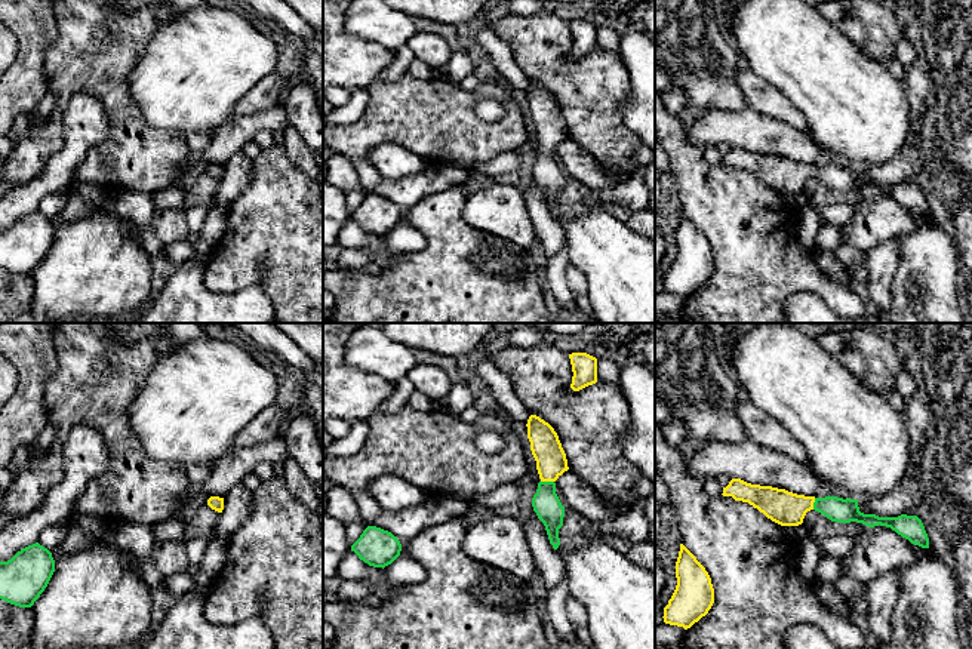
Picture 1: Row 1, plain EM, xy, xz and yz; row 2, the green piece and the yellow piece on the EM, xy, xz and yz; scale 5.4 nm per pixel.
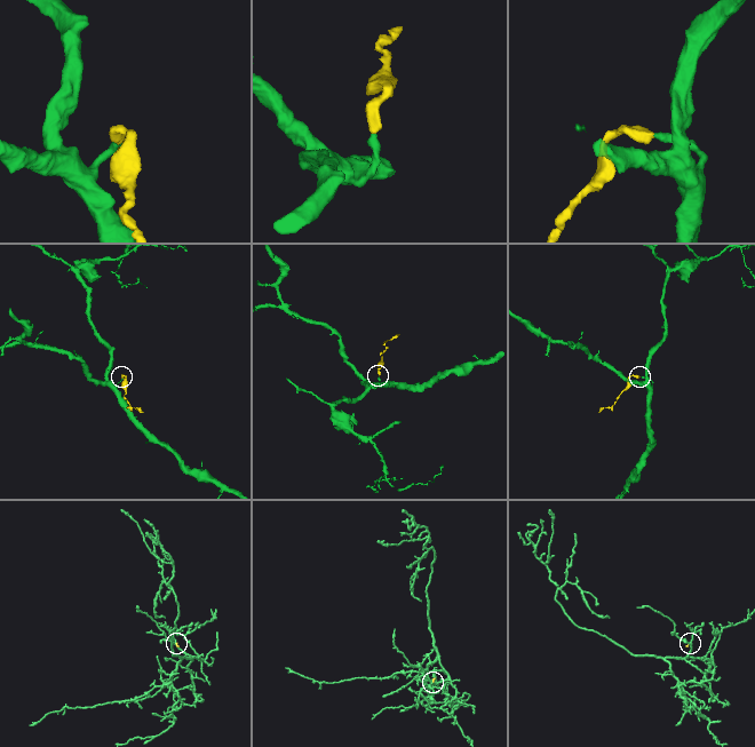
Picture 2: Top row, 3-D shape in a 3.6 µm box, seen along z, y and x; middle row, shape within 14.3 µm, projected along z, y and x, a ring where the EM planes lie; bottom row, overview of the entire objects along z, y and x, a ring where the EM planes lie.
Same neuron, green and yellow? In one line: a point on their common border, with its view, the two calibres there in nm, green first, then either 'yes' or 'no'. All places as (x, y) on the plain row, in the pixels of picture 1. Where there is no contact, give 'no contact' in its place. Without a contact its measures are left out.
xz (547, 150) | 150/160 nm | yes

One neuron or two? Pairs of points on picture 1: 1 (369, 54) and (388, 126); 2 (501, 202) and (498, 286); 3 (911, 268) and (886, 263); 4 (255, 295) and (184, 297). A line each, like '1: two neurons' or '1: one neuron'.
1: two neurons
2: two neurons
3: two neurons
4: one neuron

